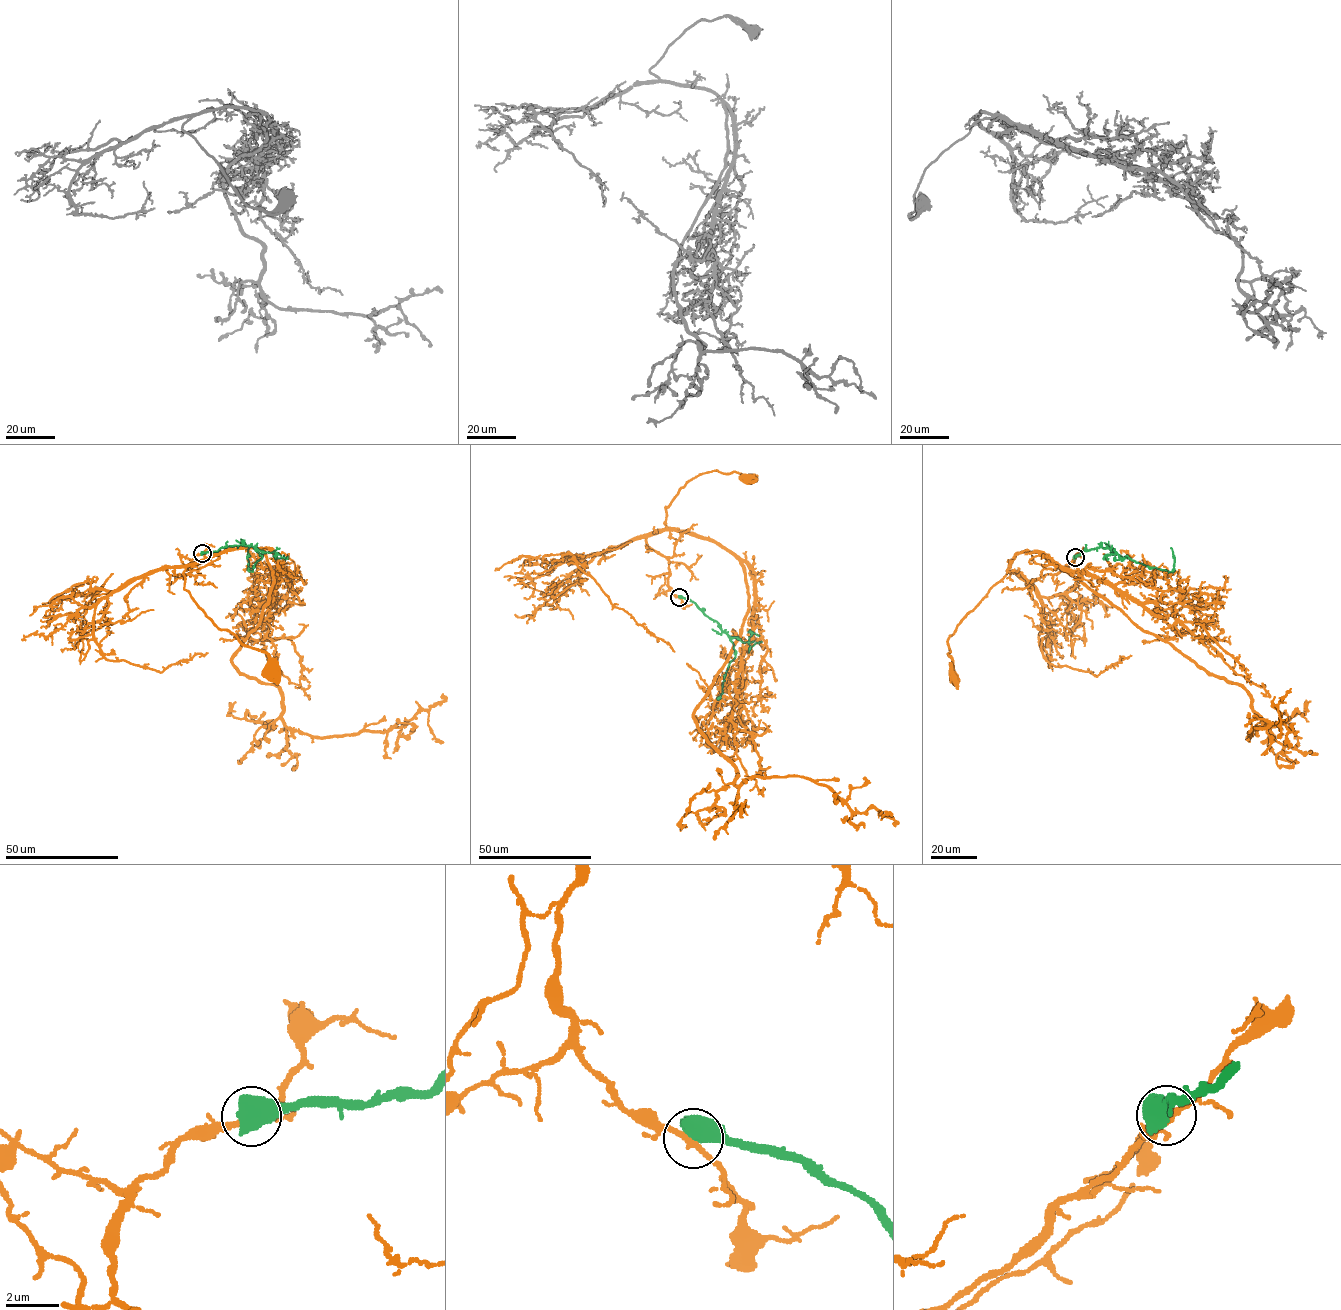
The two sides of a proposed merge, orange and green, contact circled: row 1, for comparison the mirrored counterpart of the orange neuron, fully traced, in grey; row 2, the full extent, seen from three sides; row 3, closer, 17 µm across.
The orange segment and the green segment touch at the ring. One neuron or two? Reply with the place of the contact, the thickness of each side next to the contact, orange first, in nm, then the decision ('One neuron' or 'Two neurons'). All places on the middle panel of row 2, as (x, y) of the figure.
Place: (679, 597). Thickness 220 nm (orange) against 800 nm. Two neurons

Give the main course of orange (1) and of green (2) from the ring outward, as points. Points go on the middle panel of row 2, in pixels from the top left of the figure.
1: (679, 597), (668, 585), (669, 561), (646, 540), (666, 528), (665, 507), (691, 479), (717, 470), (748, 478)
2: (679, 597), (690, 599), (716, 621), (733, 643), (735, 657), (729, 662), (717, 699), (721, 696)

